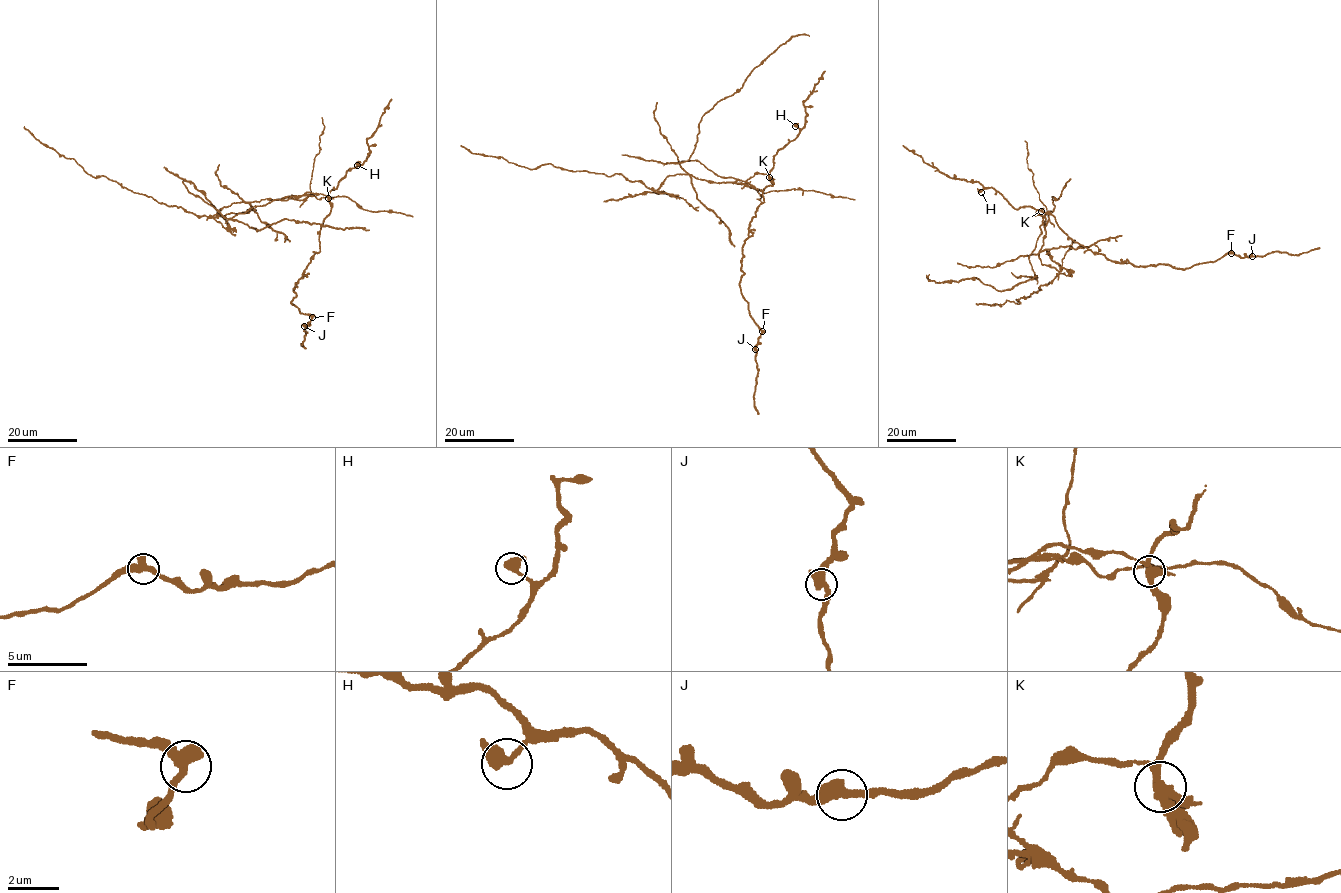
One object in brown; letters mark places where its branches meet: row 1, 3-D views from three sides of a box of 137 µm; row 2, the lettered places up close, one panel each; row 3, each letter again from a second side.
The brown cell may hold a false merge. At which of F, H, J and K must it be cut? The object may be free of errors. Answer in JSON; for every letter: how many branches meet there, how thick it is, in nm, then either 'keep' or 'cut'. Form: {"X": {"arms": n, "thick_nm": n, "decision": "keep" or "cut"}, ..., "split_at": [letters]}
{"F": {"arms": 2, "thick_nm": 460, "decision": "keep"}, "H": {"arms": 2, "thick_nm": 440, "decision": "keep"}, "J": {"arms": 3, "thick_nm": 380, "decision": "keep"}, "K": {"arms": 3, "thick_nm": 360, "decision": "cut"}, "split_at": ["K"]}

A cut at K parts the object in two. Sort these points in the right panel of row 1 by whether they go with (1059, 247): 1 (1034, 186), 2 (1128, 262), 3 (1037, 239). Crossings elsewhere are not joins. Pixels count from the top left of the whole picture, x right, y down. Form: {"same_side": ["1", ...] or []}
{"same_side": ["1", "3"]}

